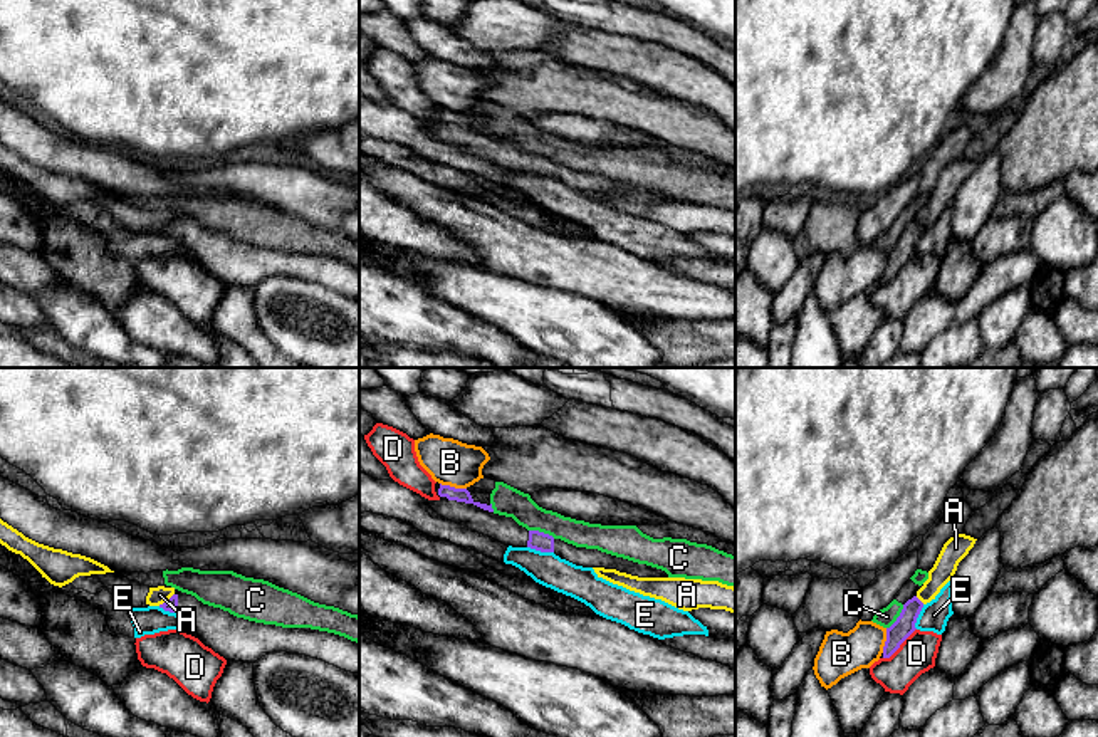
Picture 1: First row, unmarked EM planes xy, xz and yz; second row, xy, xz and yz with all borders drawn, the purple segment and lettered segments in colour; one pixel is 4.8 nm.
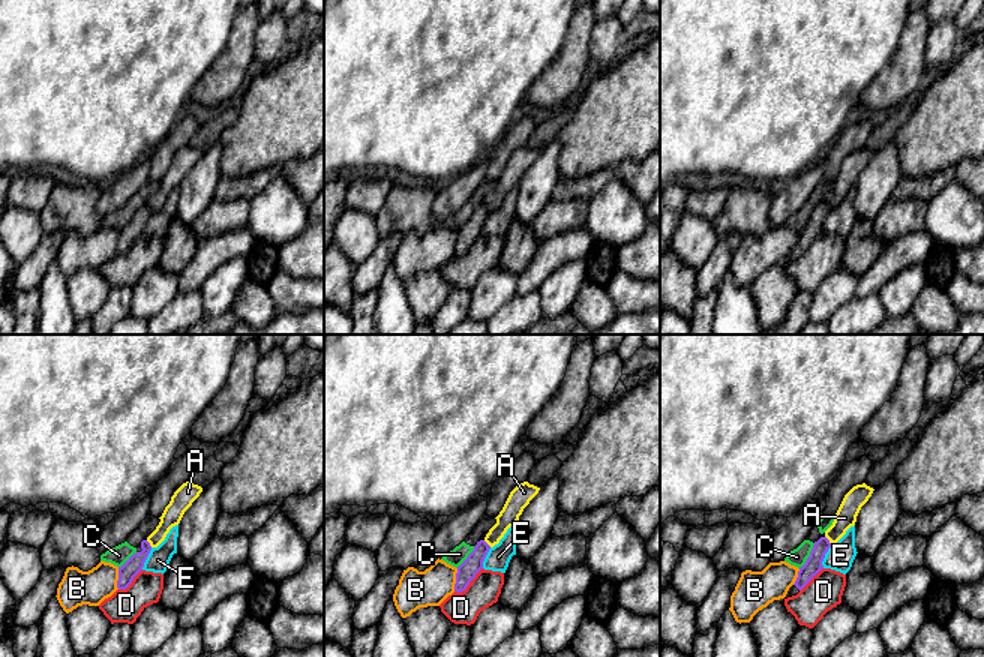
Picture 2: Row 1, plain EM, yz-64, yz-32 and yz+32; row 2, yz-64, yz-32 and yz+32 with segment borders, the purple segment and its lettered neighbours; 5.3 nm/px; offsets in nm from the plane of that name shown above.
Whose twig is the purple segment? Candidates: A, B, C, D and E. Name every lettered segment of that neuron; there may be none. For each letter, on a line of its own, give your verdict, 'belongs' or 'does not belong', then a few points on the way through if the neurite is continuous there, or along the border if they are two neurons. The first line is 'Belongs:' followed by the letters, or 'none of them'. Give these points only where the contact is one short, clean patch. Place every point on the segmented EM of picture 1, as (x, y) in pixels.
Belongs: none of them
A: does not belong | along xy (173, 593), (158, 605)
B: does not belong
C: does not belong | along xz (529, 529), (538, 529), (554, 538)
D: does not belong
E: does not belong | along xz (528, 546), (553, 553)

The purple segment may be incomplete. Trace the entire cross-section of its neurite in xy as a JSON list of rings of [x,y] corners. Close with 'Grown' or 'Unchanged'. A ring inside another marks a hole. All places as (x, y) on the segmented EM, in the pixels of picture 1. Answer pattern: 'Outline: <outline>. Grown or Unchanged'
Outline: [[[186,593],[173,594],[159,608],[176,613],[181,631],[198,638],[227,661],[255,663],[269,653],[287,651],[359,673],[359,643],[334,633],[248,621]]]. Grown

